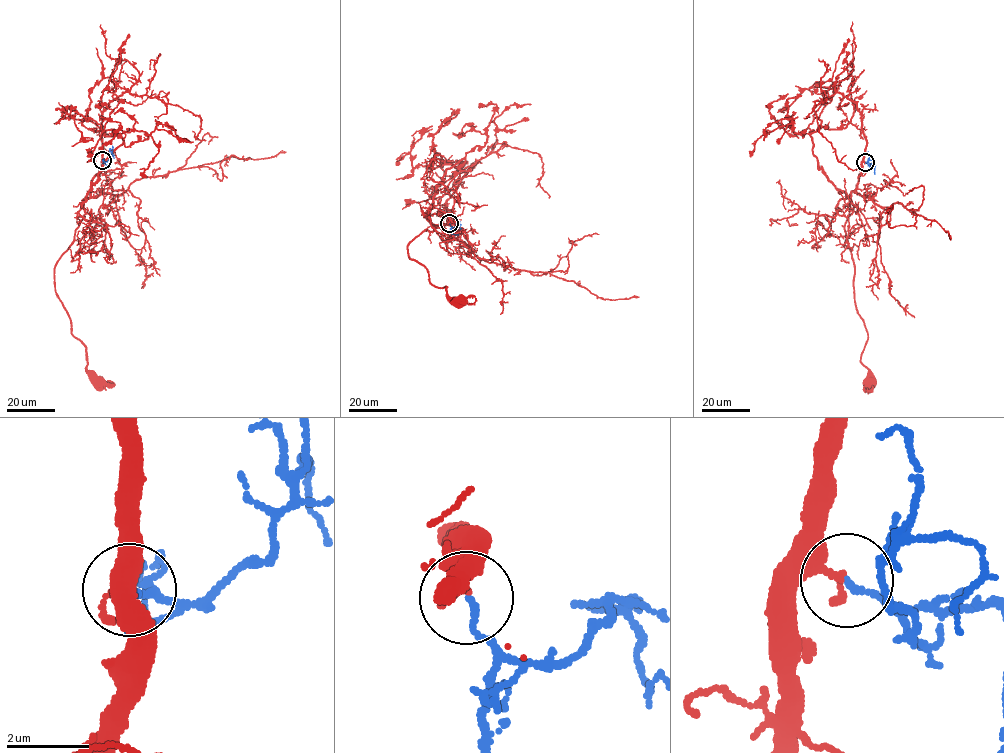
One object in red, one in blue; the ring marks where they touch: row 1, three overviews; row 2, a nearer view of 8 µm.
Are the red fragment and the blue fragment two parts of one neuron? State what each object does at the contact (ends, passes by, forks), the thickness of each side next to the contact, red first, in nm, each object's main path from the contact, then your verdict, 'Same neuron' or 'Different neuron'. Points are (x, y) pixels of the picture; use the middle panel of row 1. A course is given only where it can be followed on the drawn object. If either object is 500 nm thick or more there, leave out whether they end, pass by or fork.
At the ring red passes by. At the ring blue ends. Thickness 200 nm (red) against 160 nm. Course of red: (449, 223), (432, 223), (434, 231), (423, 230), (407, 247), (430, 282), (446, 286), (458, 303). Course of blue: (449, 223), (455, 227), (458, 223), (461, 229). Same neuron

